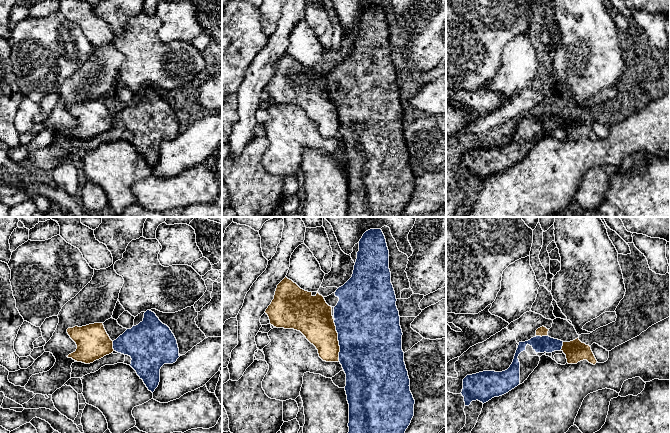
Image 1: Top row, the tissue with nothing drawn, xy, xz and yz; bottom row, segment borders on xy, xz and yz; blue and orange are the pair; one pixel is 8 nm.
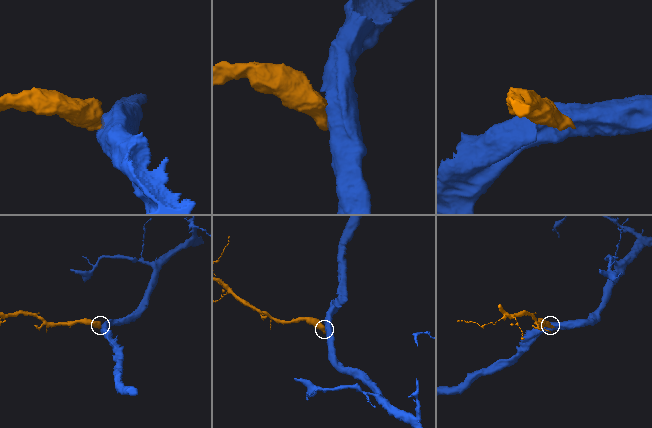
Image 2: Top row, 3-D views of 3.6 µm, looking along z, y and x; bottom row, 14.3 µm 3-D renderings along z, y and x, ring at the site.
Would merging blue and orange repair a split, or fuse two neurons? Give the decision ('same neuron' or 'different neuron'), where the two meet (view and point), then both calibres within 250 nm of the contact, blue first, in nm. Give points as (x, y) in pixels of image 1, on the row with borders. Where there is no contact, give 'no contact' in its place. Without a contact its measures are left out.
different neuron; meets blue in xz at (338, 340); 500 nm thick on the blue side, 300 nm on the other

